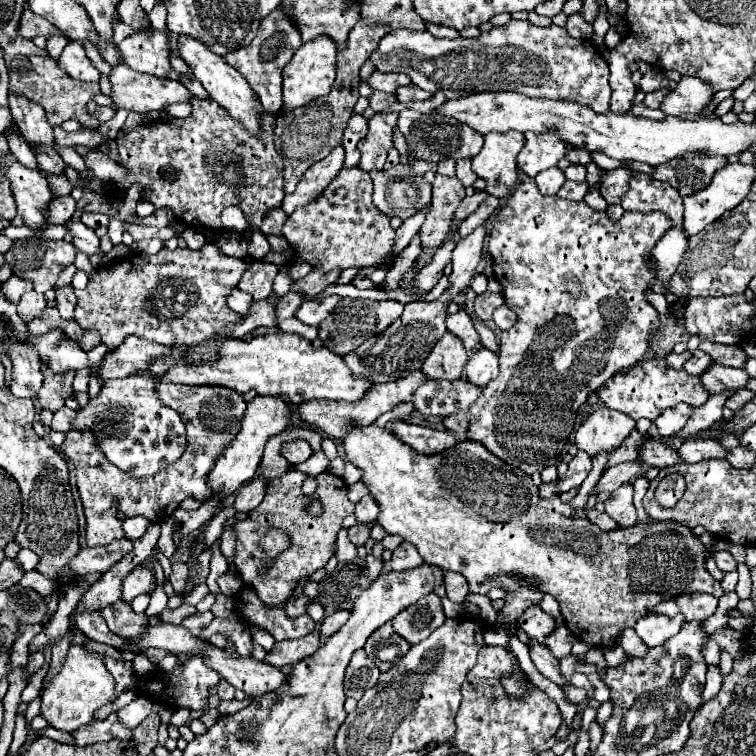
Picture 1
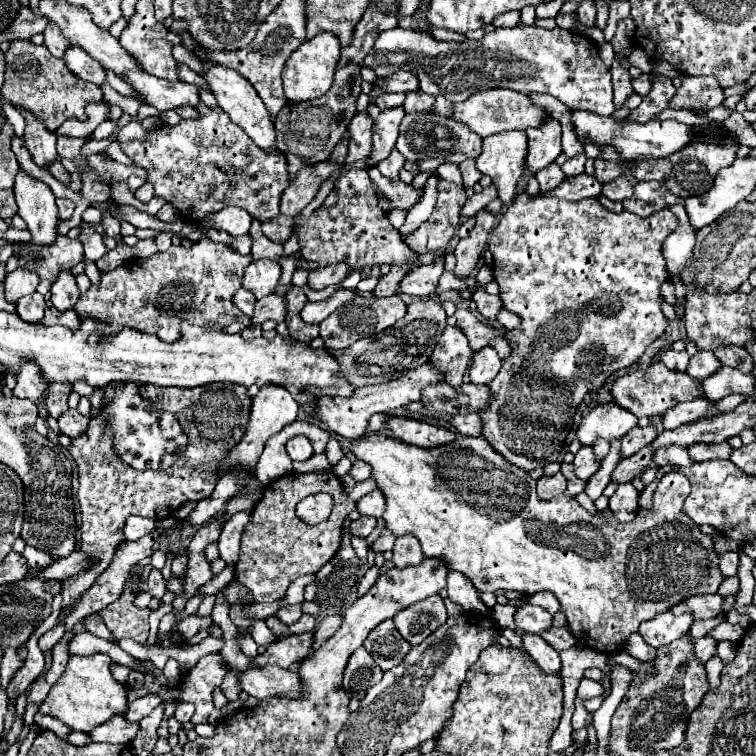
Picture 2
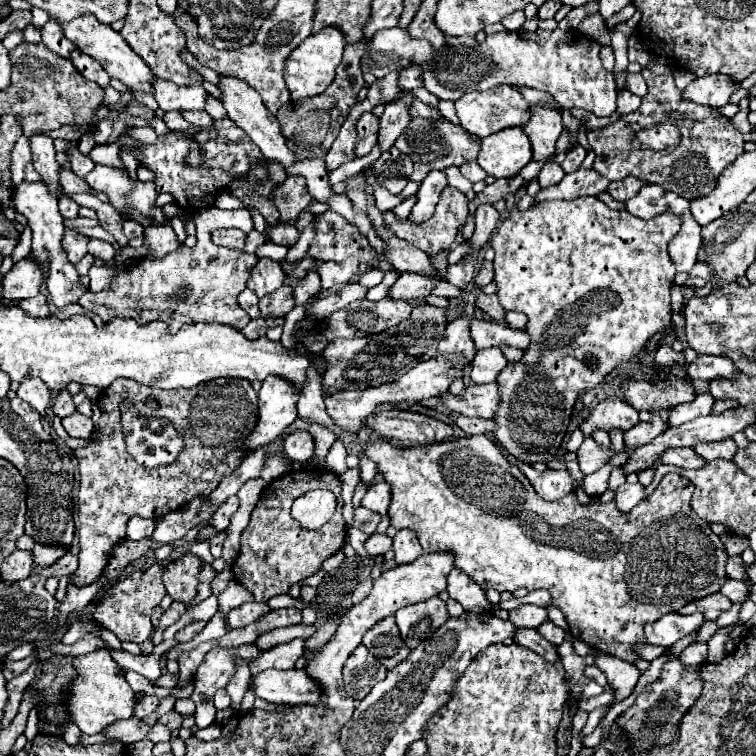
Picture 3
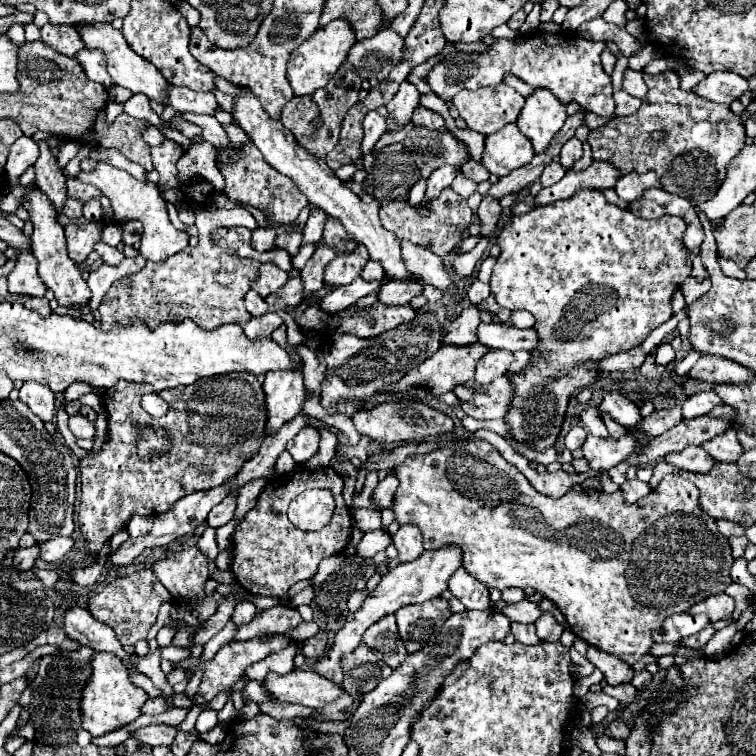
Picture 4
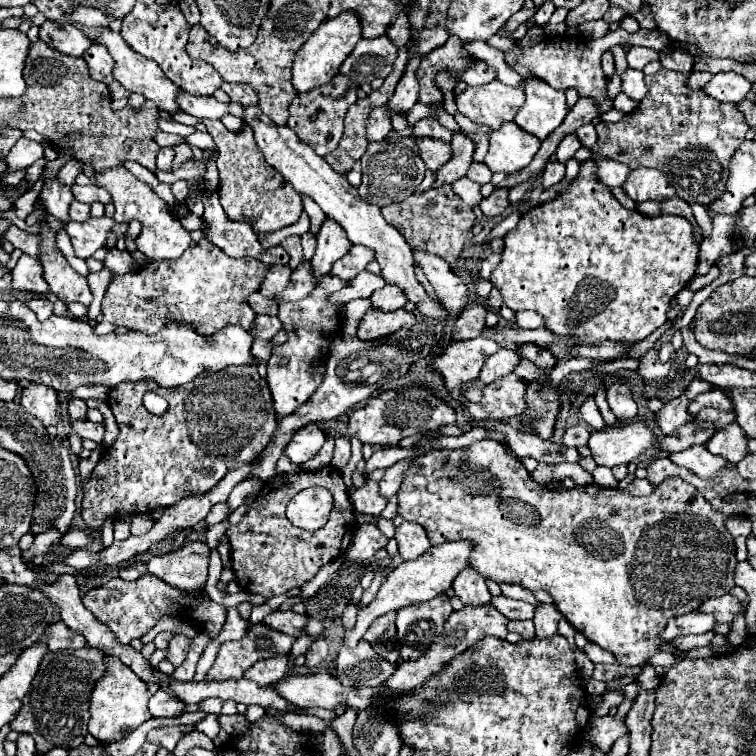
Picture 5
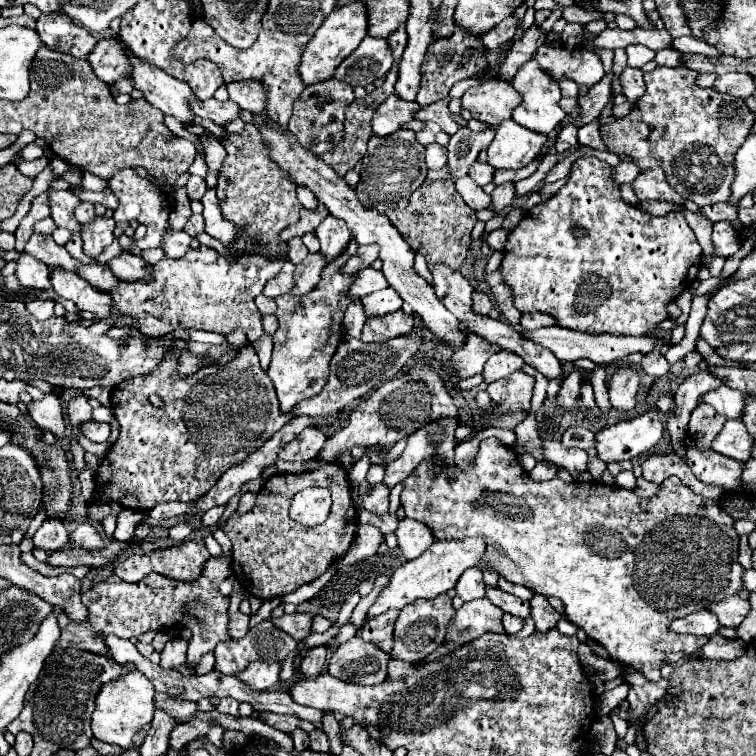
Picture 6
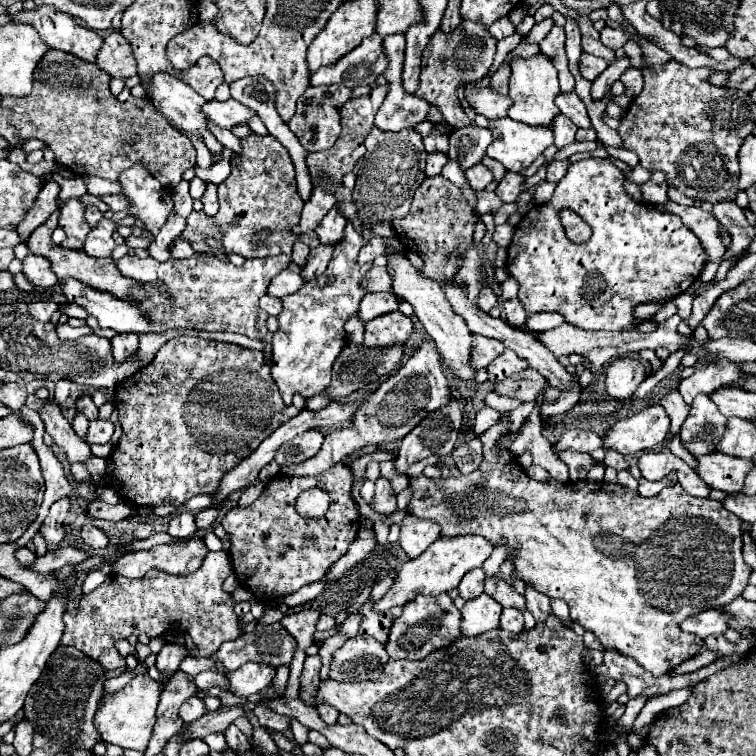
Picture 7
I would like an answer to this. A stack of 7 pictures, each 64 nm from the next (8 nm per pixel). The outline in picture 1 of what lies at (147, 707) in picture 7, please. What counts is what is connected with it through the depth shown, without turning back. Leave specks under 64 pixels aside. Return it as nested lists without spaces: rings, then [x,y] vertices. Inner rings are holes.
[[[70,648],[66,662],[62,670],[46,684],[46,690],[42,694],[42,710],[40,714],[58,730],[74,732],[80,726],[92,724],[94,712],[102,706],[110,706],[116,700],[114,692],[114,680],[112,674],[106,670],[102,656],[86,654],[82,648]]]

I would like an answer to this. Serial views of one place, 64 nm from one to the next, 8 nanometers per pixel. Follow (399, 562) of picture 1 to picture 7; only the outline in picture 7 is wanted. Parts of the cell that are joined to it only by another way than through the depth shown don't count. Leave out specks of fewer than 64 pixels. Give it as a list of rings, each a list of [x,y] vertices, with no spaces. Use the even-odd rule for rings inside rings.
[[[406,516],[400,530],[400,546],[410,558],[418,558],[434,540],[440,538],[440,524],[418,516]]]

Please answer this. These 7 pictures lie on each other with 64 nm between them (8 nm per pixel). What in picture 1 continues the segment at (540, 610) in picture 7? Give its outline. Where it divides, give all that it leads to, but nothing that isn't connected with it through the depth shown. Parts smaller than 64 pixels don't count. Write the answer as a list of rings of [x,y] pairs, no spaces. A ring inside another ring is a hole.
[[[566,626],[554,628],[554,632],[548,634],[546,640],[544,640],[544,644],[548,646],[548,650],[550,650],[554,656],[558,656],[558,658],[566,656],[566,654],[572,650],[572,644],[574,644],[574,642],[576,642],[576,638],[572,636],[572,632],[570,632]]]

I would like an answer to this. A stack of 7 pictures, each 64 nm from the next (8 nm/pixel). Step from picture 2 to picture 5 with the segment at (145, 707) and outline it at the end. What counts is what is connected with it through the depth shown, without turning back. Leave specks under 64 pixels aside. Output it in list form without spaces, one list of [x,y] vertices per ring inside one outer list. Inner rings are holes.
[[[158,690],[150,698],[150,714],[152,716],[180,716],[180,714],[184,714],[184,710],[186,710],[186,704],[182,700],[172,698],[164,690]]]

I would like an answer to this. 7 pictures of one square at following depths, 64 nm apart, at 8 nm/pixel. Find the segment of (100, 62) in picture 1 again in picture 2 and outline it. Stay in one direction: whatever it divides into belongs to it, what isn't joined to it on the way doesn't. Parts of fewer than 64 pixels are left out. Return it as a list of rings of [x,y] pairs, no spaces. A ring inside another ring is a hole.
[[[105,70],[105,72],[106,72],[106,81],[118,93],[126,97],[137,98],[137,94],[131,85],[129,85],[128,83],[124,82],[122,79],[117,77],[114,74],[114,72],[110,70]]]

